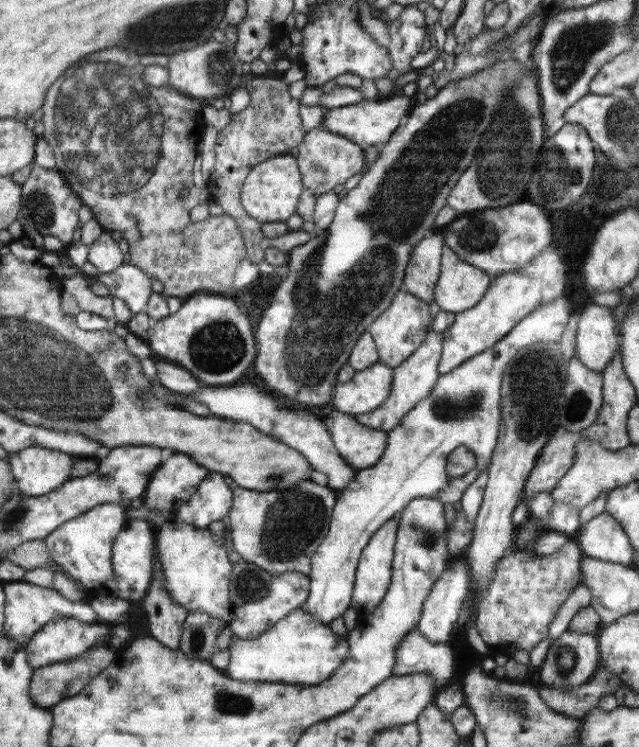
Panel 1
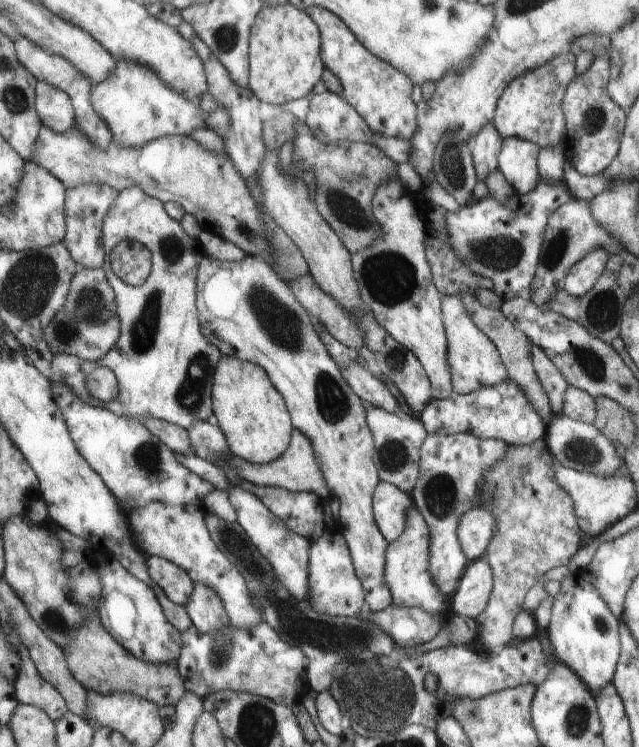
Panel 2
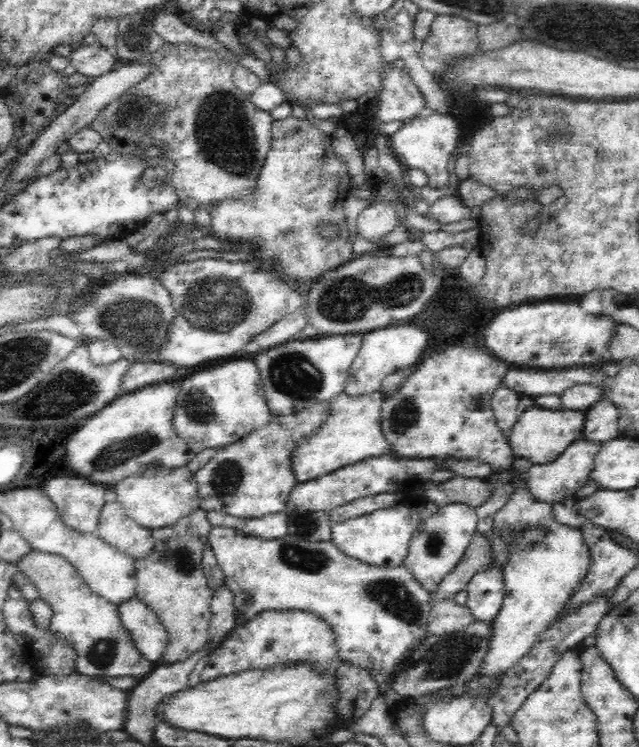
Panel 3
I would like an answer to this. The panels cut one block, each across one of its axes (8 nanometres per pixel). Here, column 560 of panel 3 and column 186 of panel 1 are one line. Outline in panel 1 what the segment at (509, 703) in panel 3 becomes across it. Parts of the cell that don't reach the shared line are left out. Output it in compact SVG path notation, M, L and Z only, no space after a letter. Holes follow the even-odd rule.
M189 612L183 622L183 640L181 648L189 658L199 658L209 662L213 652L225 652L231 644L233 630L229 622L215 618L207 612Z

